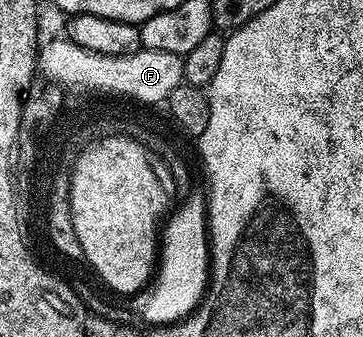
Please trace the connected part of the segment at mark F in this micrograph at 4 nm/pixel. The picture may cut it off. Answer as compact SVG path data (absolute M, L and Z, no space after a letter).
M71 42L49 43L42 51L45 71L54 79L81 88L100 89L127 93L127 100L142 97L142 103L164 102L167 91L177 83L178 73L182 70L183 56L176 53L160 53L139 49L131 55L105 55L88 49L79 50Z

